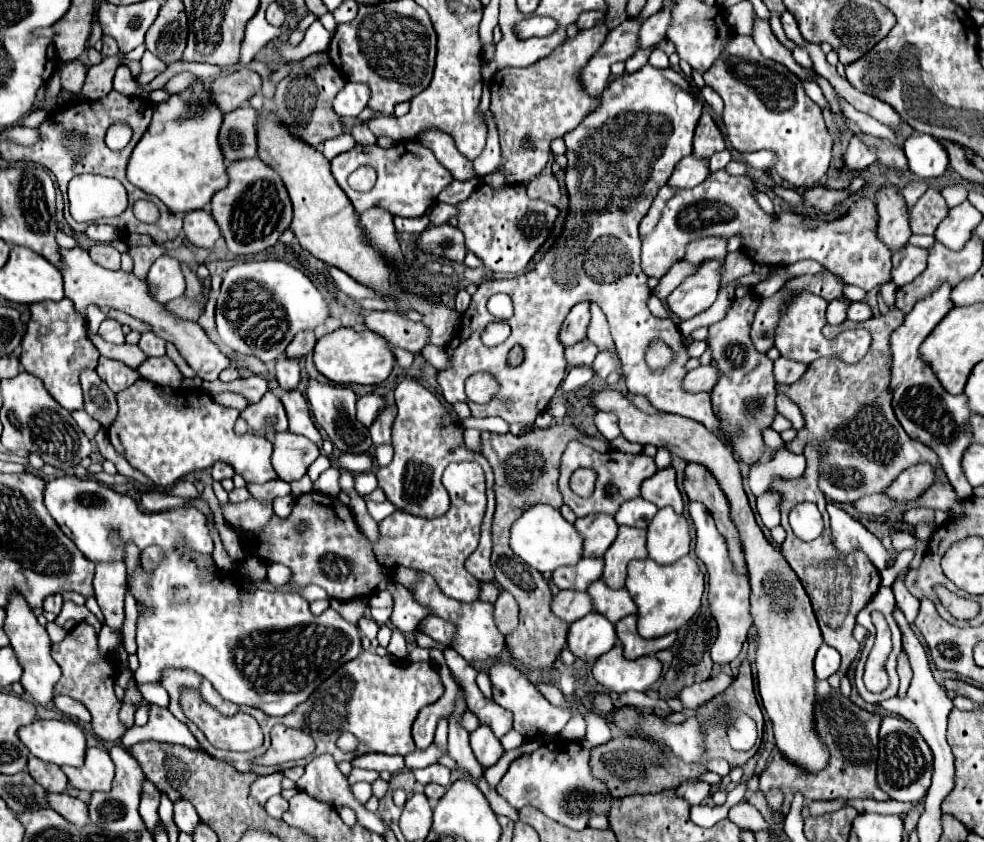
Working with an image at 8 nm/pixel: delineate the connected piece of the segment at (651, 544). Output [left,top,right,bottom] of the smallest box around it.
[648,508,690,564]

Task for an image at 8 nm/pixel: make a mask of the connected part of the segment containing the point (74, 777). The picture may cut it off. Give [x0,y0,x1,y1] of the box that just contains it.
[62,748,114,792]

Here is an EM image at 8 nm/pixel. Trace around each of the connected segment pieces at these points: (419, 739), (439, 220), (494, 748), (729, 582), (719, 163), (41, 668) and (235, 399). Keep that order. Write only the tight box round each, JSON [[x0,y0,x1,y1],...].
[[412,650,458,748],[428,202,458,224],[470,726,502,768],[688,502,752,664],[710,150,730,172],[4,594,60,706],[214,392,248,410]]

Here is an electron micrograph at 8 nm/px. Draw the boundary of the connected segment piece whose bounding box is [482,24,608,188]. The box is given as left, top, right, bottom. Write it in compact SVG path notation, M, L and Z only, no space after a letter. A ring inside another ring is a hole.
M606 24L580 30L576 38L568 38L550 56L534 62L532 66L504 68L492 78L490 110L494 112L498 124L502 164L496 172L490 172L482 178L486 186L500 188L536 178L550 160L550 142L574 130L584 120L584 116L588 116L598 106L598 98L590 98L584 92L580 80L576 78L576 70L580 70L590 60L590 56L596 54L596 50L604 44L606 34Z

